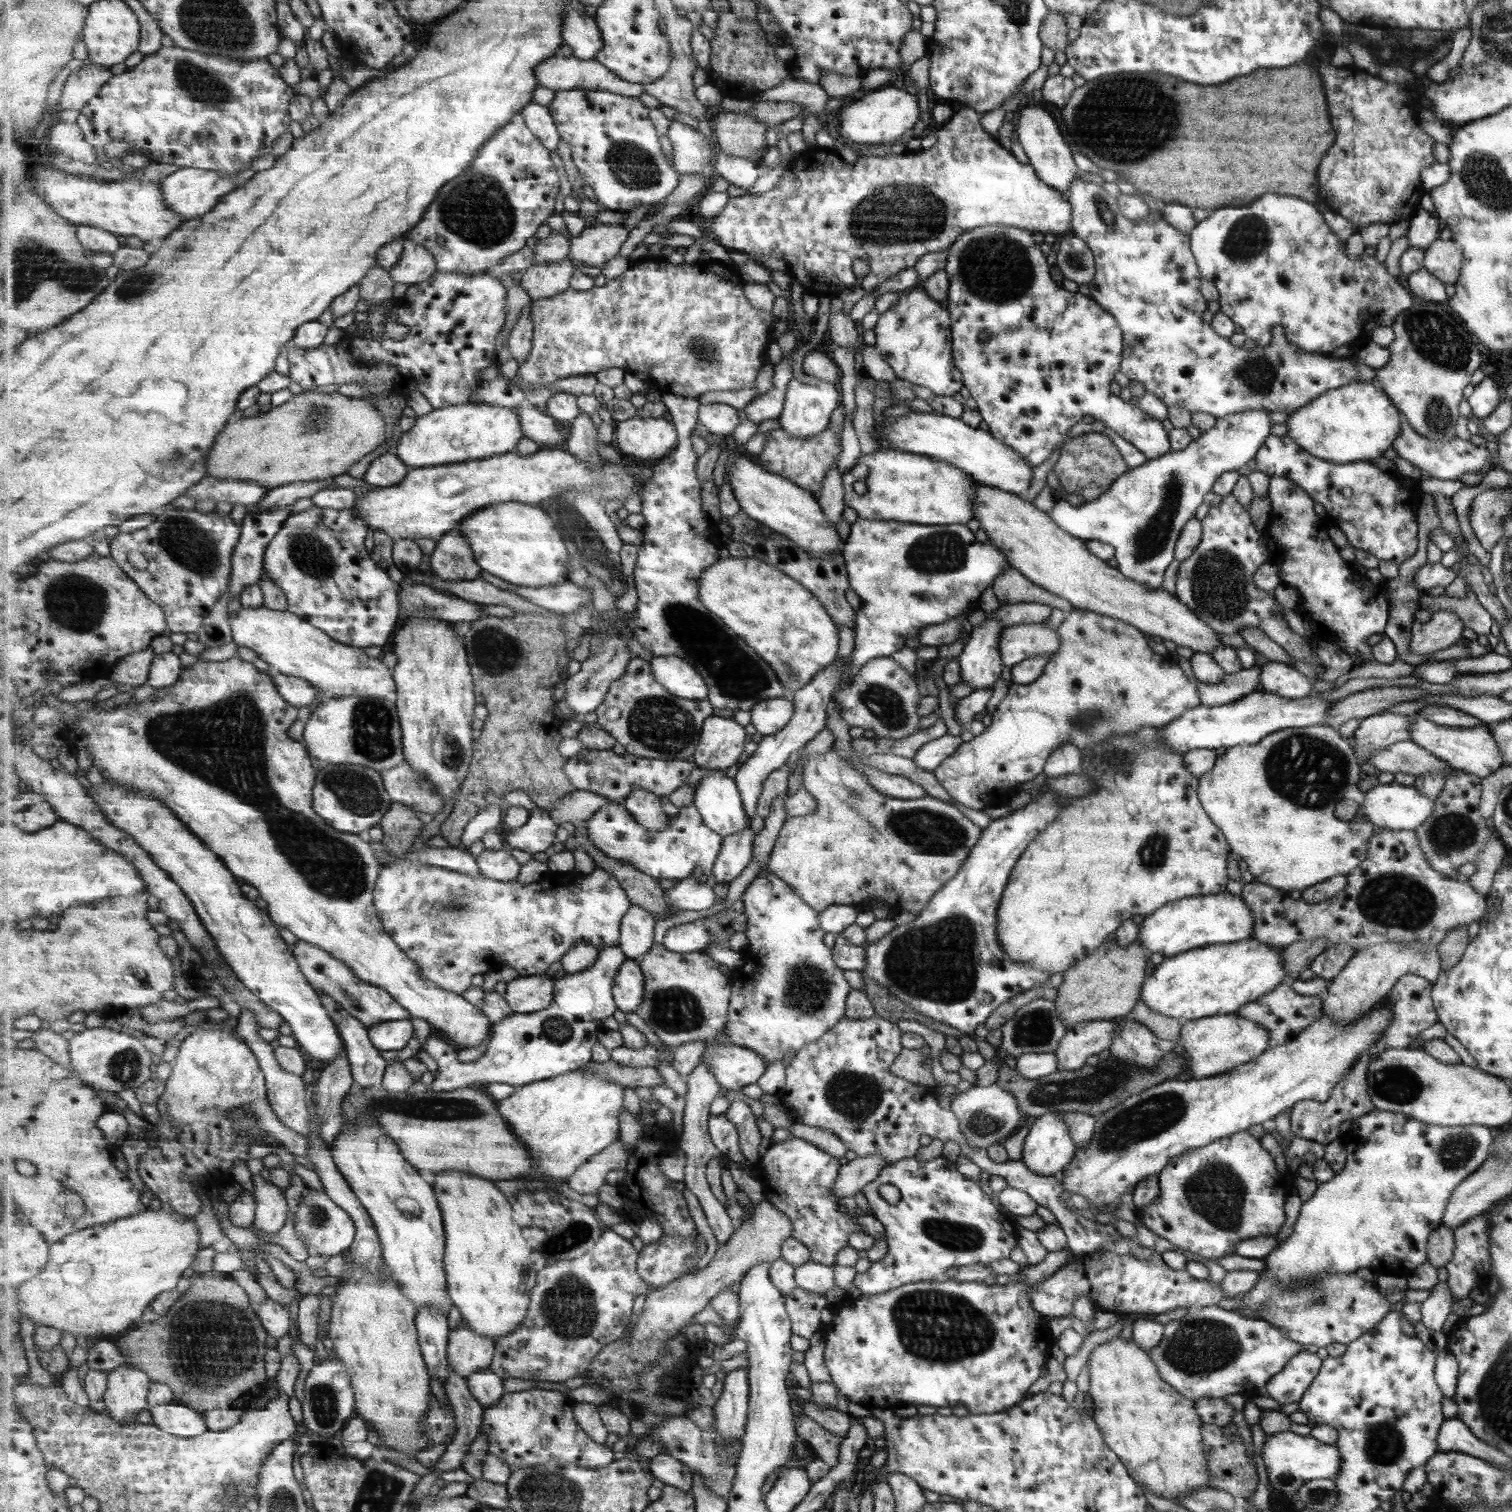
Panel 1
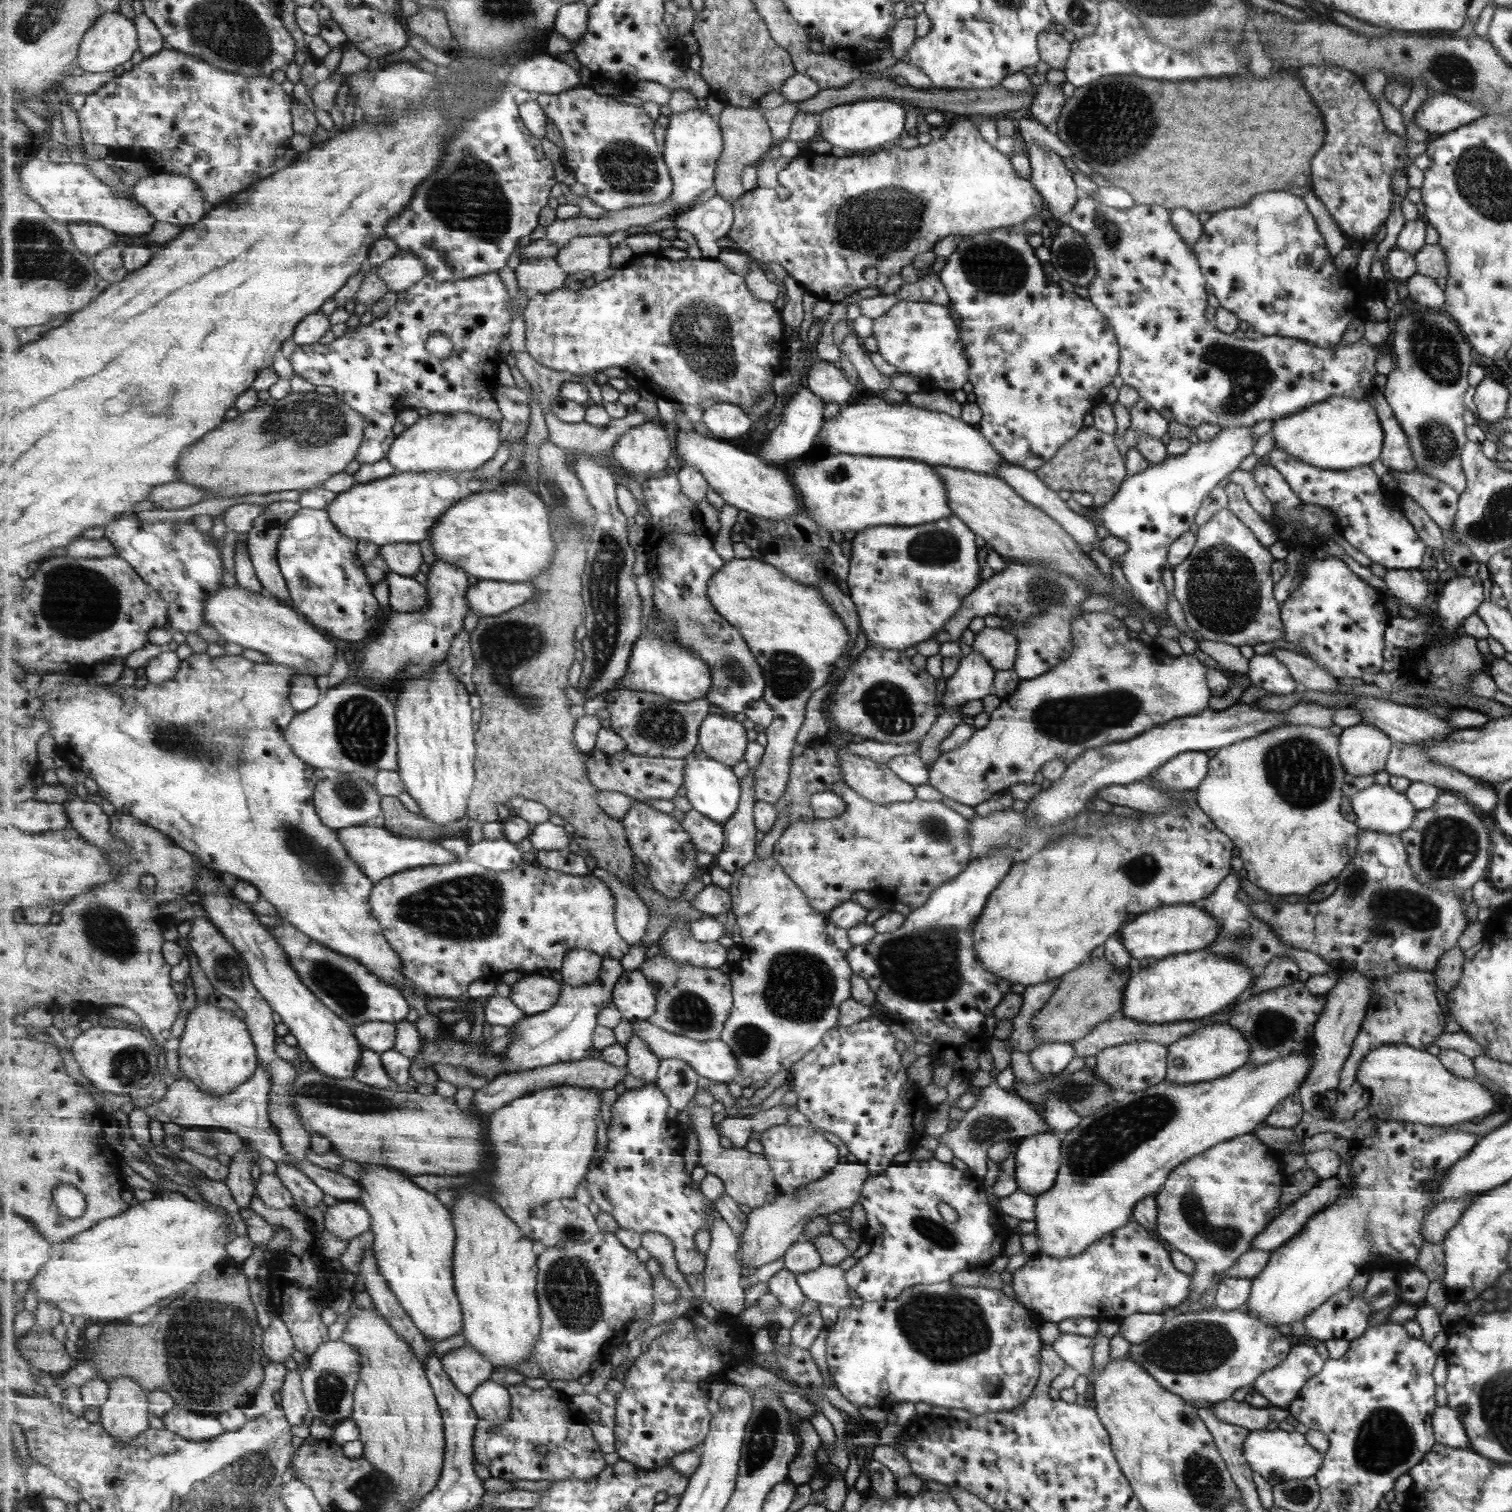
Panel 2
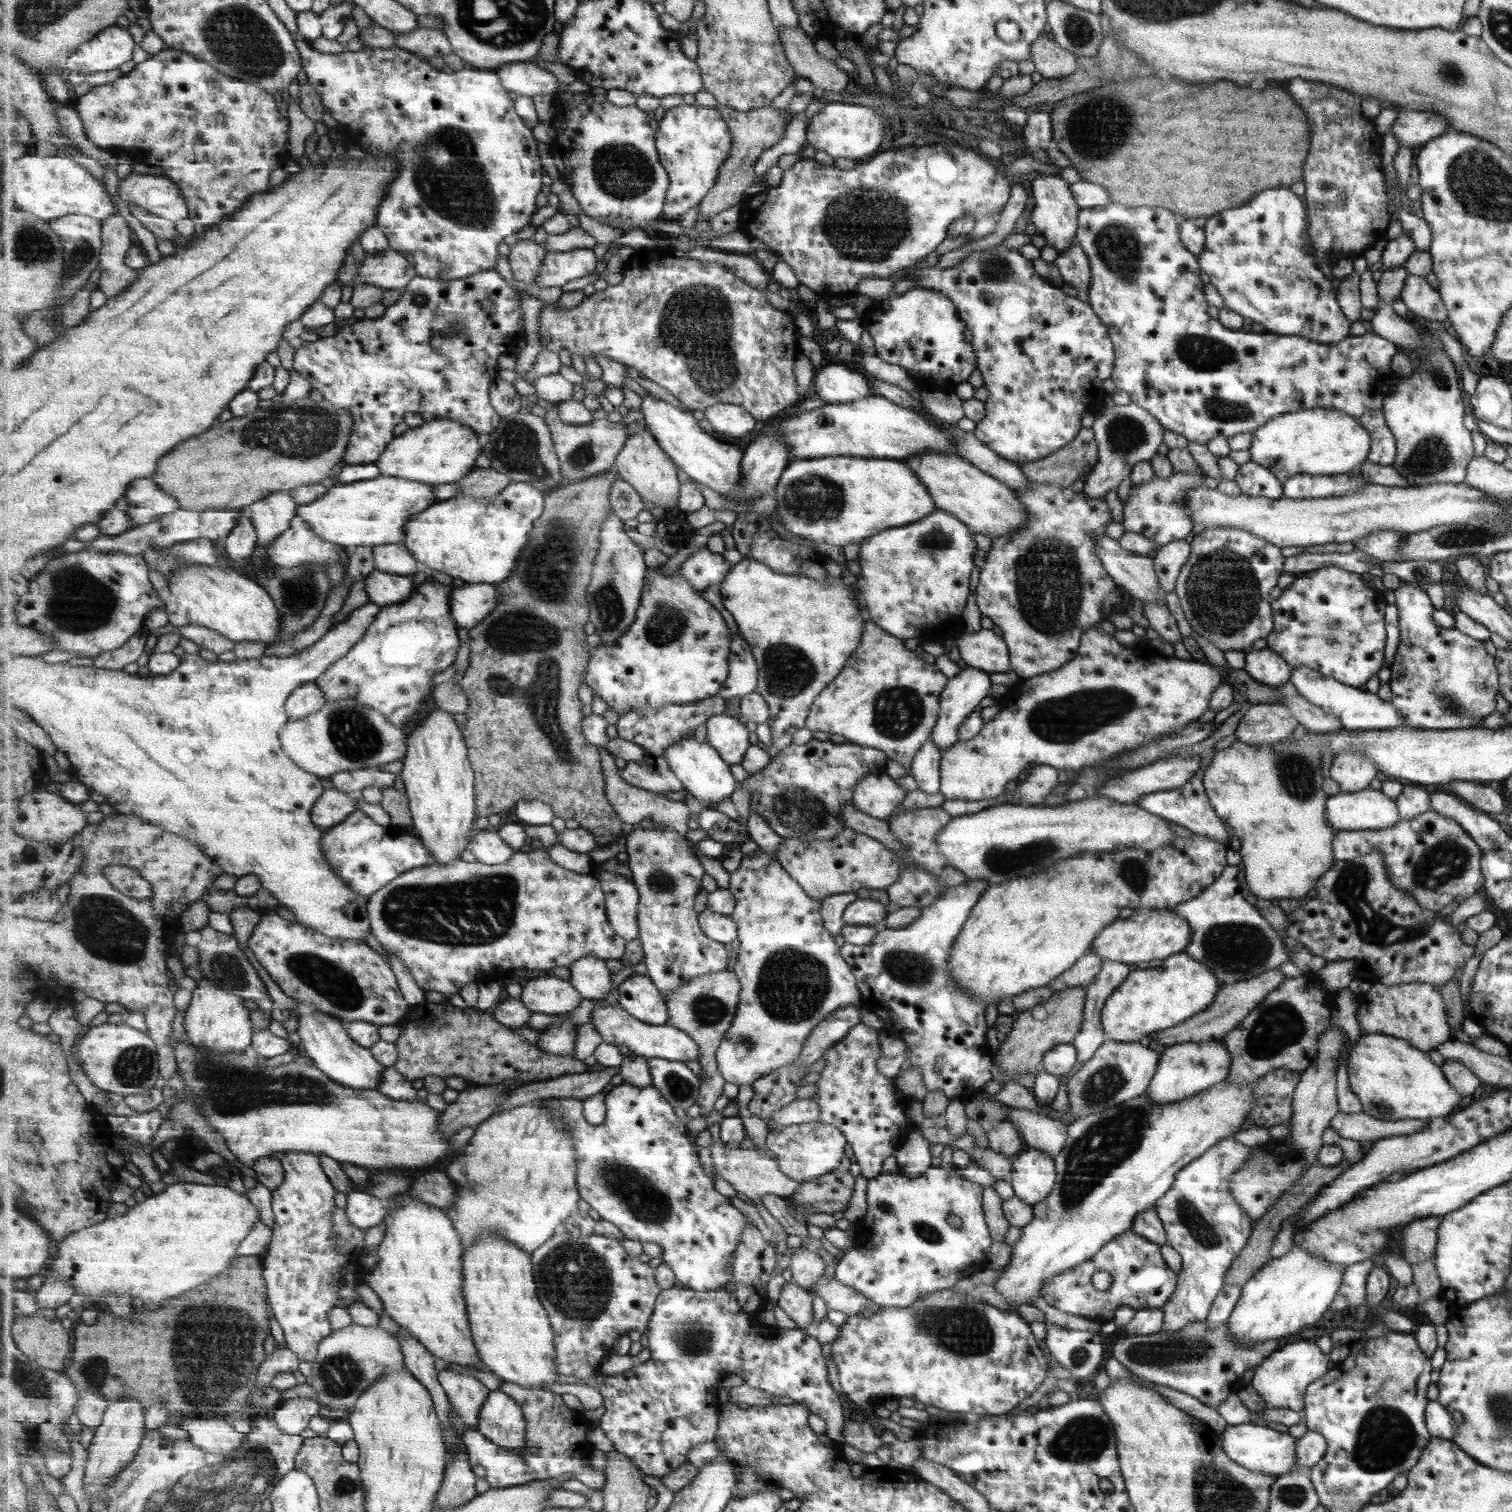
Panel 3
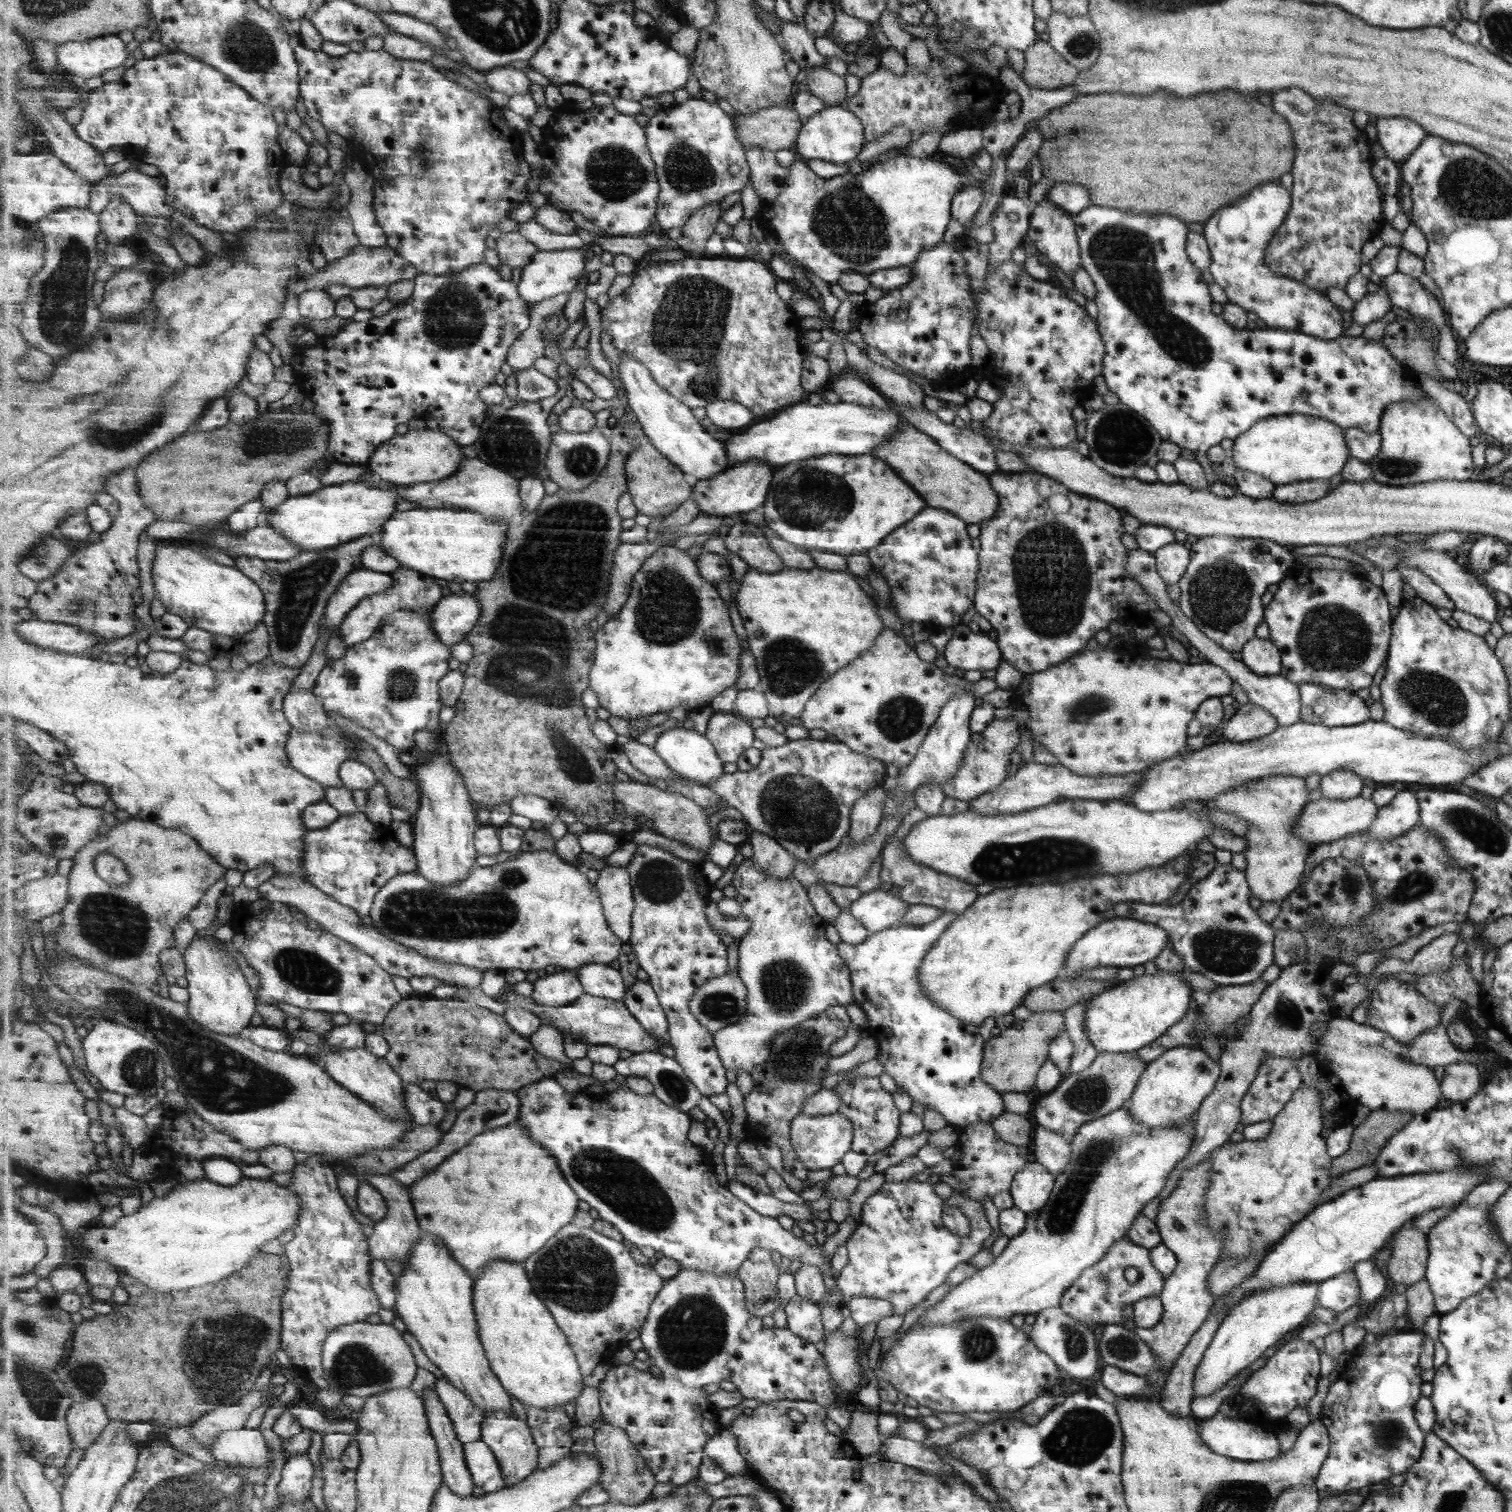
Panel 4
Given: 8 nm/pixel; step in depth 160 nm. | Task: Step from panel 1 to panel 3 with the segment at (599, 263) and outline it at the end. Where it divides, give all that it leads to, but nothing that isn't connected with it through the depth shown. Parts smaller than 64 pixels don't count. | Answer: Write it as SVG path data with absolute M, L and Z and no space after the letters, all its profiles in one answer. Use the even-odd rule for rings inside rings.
M592 248L569 251L549 251L537 275L537 285L543 288L562 287L577 278L593 273L597 268L597 256Z

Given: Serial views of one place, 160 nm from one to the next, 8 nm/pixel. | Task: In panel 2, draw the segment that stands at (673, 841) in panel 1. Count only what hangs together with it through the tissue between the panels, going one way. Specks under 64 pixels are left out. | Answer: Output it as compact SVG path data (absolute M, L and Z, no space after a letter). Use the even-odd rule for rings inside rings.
M691 810L685 814L681 822L687 834L691 836L691 842L696 849L704 853L711 853L717 856L725 847L725 828L719 822L713 822L707 815L697 810Z

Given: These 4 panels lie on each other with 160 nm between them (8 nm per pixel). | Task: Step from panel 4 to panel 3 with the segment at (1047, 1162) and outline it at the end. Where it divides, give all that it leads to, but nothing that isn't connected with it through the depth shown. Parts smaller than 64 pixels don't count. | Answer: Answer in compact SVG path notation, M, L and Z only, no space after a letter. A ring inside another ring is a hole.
M1010 1108L1008 1117L1000 1121L1014 1124L1028 1148L1034 1147L1055 1158L1066 1139L1066 1123L1060 1117L1038 1111Z

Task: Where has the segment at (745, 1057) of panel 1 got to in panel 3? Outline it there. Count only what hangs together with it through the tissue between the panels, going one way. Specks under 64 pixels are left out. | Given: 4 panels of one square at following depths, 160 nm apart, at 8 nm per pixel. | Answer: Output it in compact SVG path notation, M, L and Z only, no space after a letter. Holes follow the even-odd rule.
M598 1004L591 1013L590 1022L601 1033L605 1043L617 1047L627 1047L630 1051L647 1058L662 1058L689 1063L693 1066L698 1066L700 1062L701 1049L699 1049L699 1044L695 1043L690 1034L671 1024L655 1026L651 1023L641 1022L619 1004L613 1006Z

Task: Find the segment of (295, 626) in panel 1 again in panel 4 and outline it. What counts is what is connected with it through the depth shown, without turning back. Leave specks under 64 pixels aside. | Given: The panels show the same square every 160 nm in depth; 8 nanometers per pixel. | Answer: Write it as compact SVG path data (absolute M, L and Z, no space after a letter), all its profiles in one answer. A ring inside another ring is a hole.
M184 542L157 545L151 577L154 583L154 598L160 600L167 612L181 615L190 627L201 628L217 635L241 638L255 630L258 622L263 621L266 616L266 594L258 583L235 566L223 566L211 560L193 544Z

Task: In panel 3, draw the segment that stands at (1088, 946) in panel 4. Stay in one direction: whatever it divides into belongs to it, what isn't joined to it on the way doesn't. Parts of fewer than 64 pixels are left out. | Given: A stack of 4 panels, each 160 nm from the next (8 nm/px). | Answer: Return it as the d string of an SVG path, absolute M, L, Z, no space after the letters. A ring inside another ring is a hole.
M1146 910L1133 912L1130 917L1115 919L1094 938L1089 950L1102 961L1114 960L1134 967L1137 962L1163 960L1185 950L1189 944L1191 930L1185 918L1172 910Z

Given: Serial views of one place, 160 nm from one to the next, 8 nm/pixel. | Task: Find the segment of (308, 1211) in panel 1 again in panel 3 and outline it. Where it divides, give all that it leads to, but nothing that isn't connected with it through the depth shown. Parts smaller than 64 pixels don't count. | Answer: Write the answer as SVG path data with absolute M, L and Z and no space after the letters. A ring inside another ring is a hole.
M365 1191L348 1193L347 1212L351 1222L365 1230L379 1226L388 1215L386 1202Z

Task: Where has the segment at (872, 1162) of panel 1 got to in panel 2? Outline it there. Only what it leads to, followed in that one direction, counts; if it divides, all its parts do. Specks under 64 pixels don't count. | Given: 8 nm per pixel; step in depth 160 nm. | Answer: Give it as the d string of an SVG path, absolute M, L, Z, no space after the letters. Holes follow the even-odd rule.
M858 1162L838 1163L825 1177L802 1186L791 1196L779 1194L776 1201L768 1201L760 1209L752 1209L748 1214L748 1227L741 1237L741 1266L756 1269L779 1258L784 1258L793 1244L803 1239L807 1223L816 1216L826 1216L845 1208L852 1208L859 1196L863 1181L868 1177L866 1168Z

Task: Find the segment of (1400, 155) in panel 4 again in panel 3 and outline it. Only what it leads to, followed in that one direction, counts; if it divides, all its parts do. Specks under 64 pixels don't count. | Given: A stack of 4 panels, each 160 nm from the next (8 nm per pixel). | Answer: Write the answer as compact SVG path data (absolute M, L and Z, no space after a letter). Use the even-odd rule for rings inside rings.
M1399 110L1391 123L1390 131L1400 146L1407 146L1414 152L1432 138L1447 132L1445 120L1437 114Z

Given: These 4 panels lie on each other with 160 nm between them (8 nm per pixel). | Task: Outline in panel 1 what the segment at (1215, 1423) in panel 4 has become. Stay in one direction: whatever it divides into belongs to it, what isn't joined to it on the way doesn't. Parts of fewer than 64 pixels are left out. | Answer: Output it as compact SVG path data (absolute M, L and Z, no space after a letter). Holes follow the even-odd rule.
M1283 1431L1264 1437L1260 1449L1261 1462L1265 1466L1268 1486L1283 1498L1291 1499L1294 1492L1308 1480L1326 1479L1337 1476L1341 1469L1341 1453L1338 1447L1319 1442L1310 1434L1301 1436Z

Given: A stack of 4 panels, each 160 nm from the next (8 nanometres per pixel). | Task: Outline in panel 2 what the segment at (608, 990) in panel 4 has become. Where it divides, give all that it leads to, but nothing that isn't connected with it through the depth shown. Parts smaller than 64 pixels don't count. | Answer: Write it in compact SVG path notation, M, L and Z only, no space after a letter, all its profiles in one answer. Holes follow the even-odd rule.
M573 950L565 959L561 975L563 983L585 986L595 982L602 973L604 956L592 950Z

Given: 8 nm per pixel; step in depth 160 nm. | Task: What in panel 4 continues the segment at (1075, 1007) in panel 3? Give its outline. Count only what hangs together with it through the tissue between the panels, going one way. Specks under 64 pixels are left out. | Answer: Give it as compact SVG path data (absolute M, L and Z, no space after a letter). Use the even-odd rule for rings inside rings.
M1059 1011L1033 1012L1027 1020L1015 1019L1011 1028L1002 1029L998 1036L987 1040L983 1049L981 1077L999 1094L1011 1091L1033 1093L1038 1070L1047 1060L1045 1046L1064 1028L1064 1015Z

